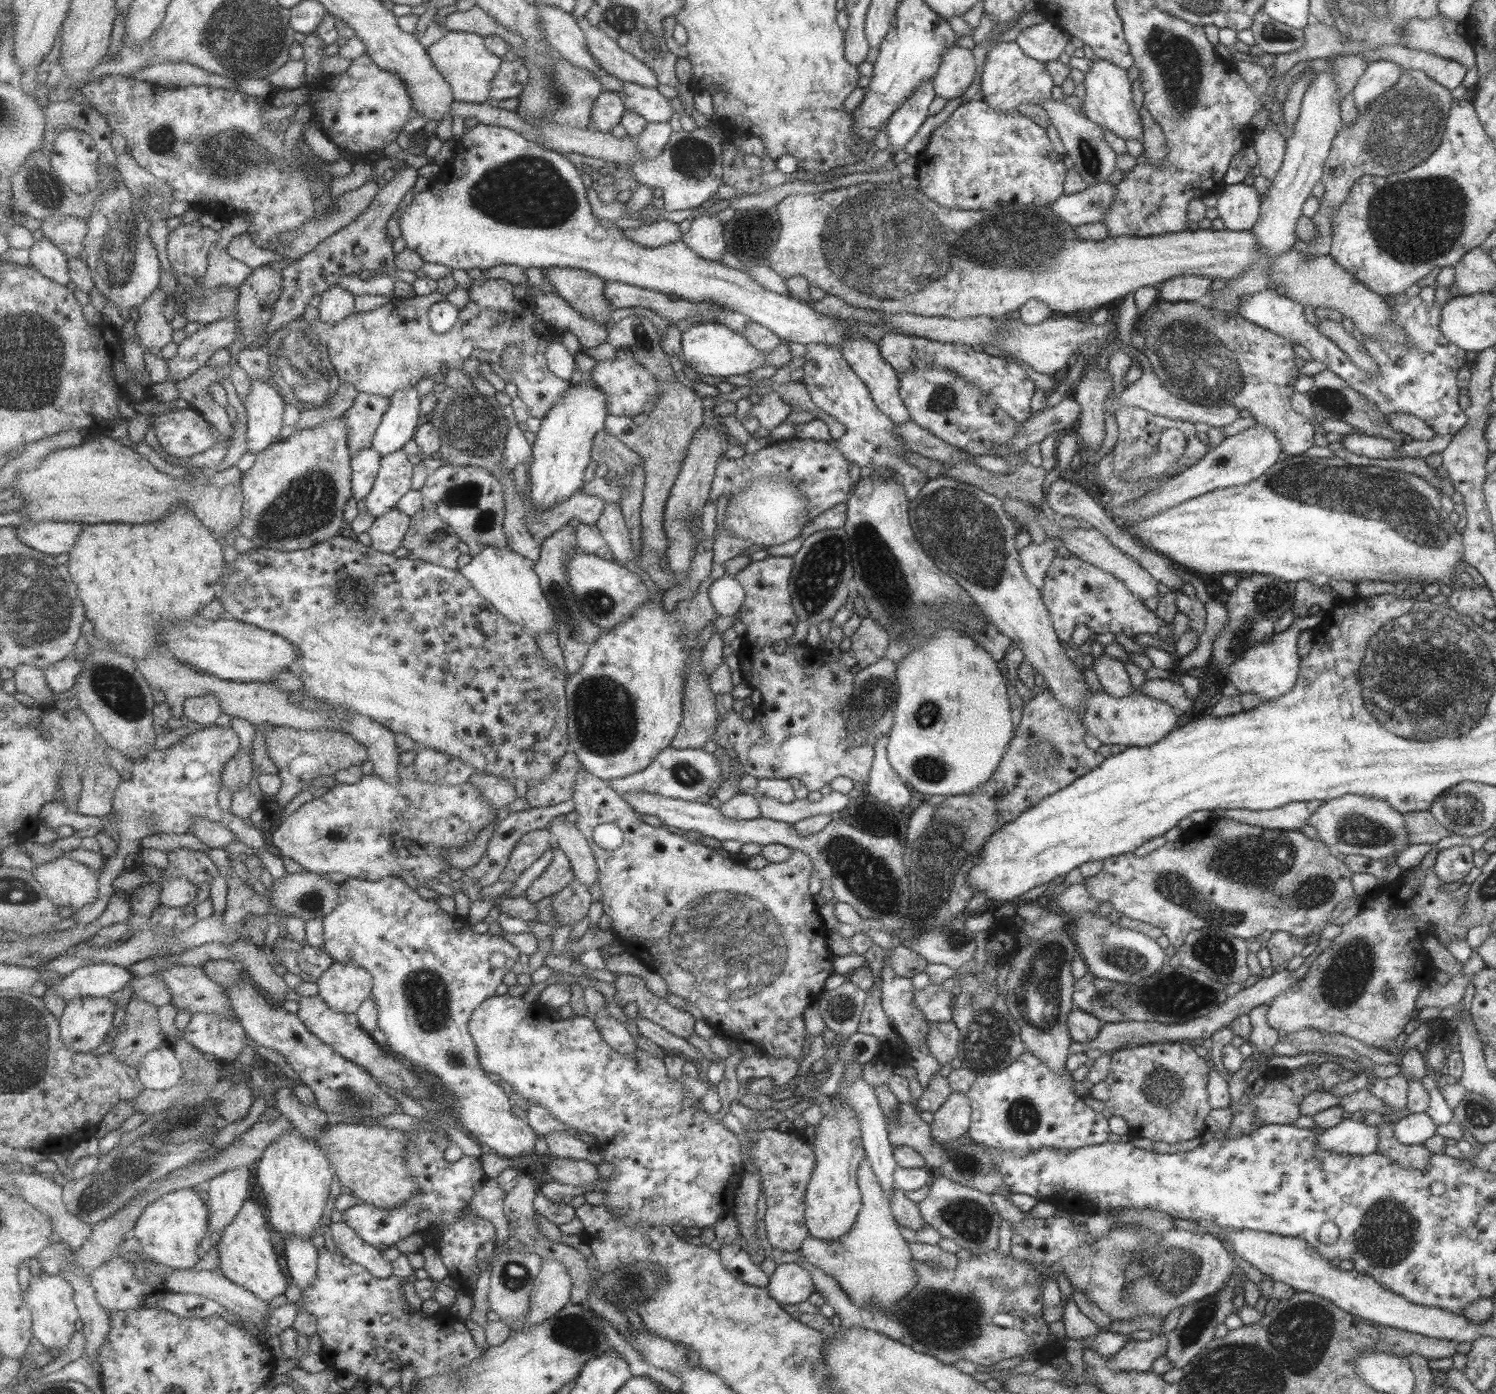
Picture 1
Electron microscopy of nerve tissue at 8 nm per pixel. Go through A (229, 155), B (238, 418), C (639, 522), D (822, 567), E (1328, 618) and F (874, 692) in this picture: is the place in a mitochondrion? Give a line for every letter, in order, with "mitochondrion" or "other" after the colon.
A: mitochondrion
B: other
C: other
D: mitochondrion
E: other
F: mitochondrion

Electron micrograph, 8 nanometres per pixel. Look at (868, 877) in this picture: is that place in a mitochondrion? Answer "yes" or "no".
yes

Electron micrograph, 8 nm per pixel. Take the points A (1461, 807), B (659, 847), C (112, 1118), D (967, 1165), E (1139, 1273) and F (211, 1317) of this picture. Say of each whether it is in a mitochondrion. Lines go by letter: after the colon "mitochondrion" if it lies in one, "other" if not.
A: mitochondrion
B: other
C: other
D: mitochondrion
E: mitochondrion
F: other

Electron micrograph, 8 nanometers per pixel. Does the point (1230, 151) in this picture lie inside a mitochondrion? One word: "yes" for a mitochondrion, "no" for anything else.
no

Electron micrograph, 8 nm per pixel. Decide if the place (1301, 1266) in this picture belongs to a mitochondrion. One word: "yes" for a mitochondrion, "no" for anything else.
no

